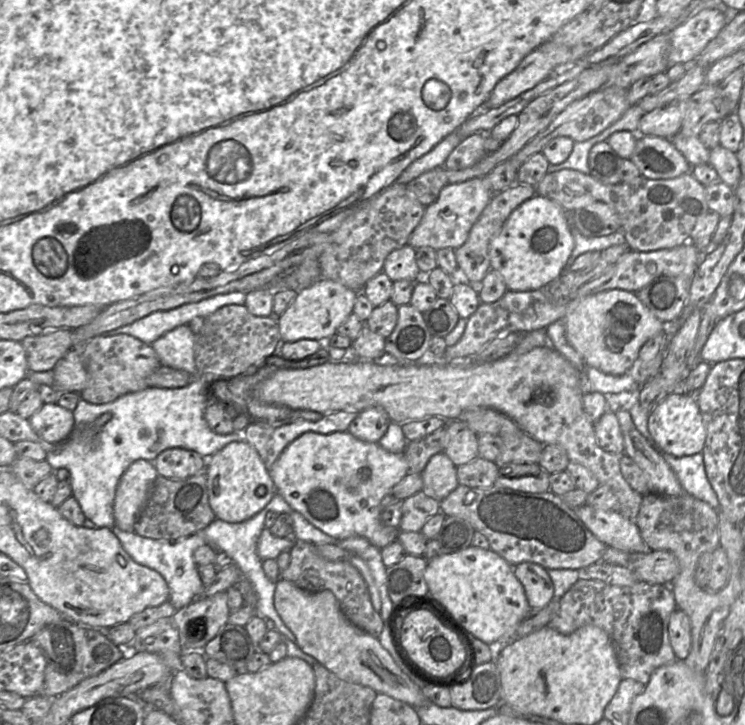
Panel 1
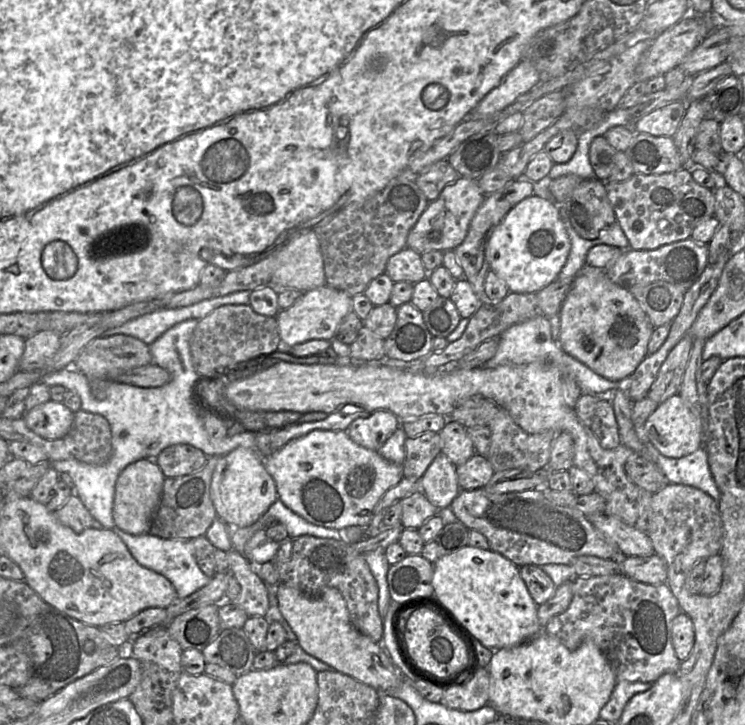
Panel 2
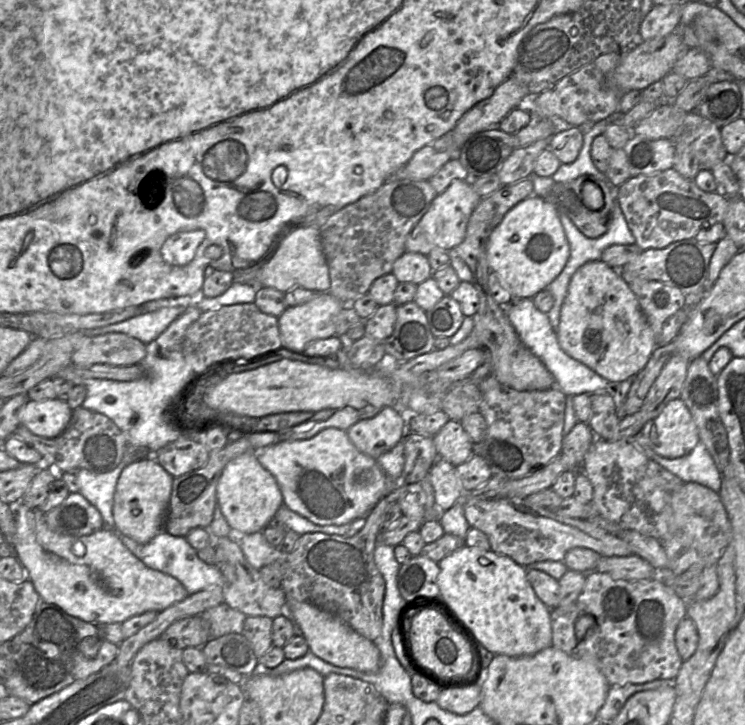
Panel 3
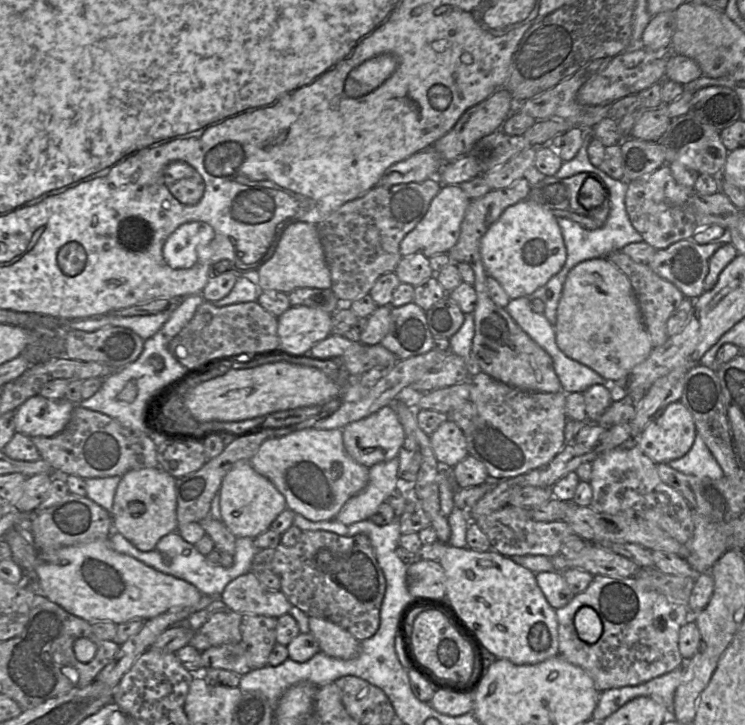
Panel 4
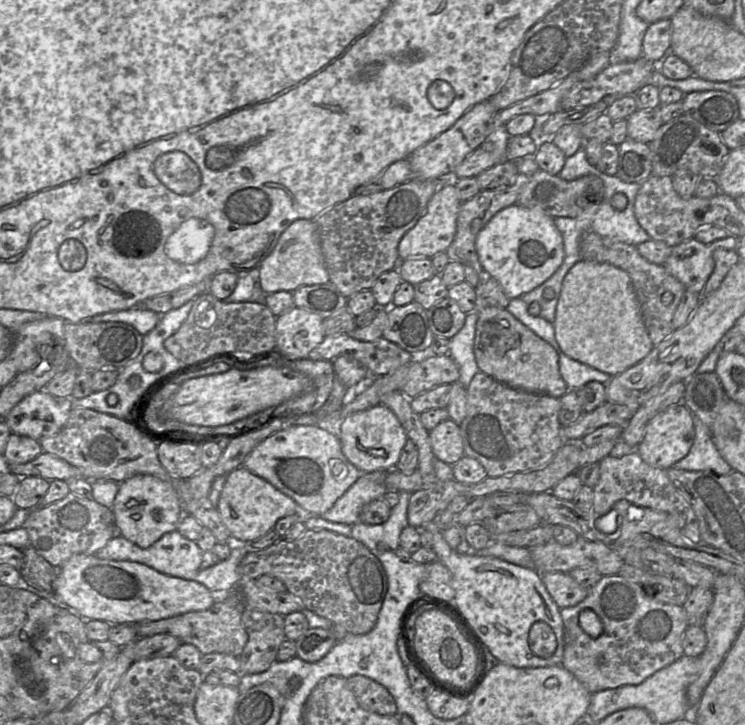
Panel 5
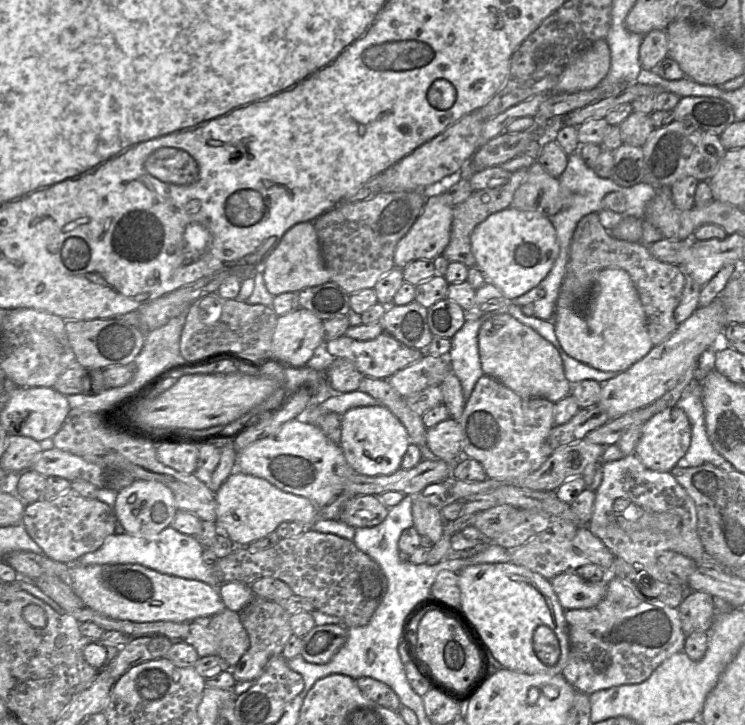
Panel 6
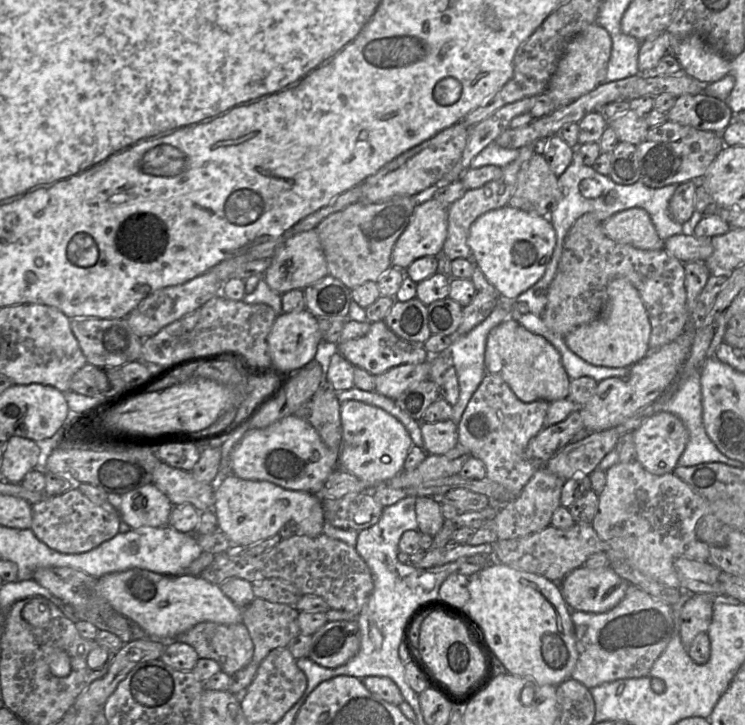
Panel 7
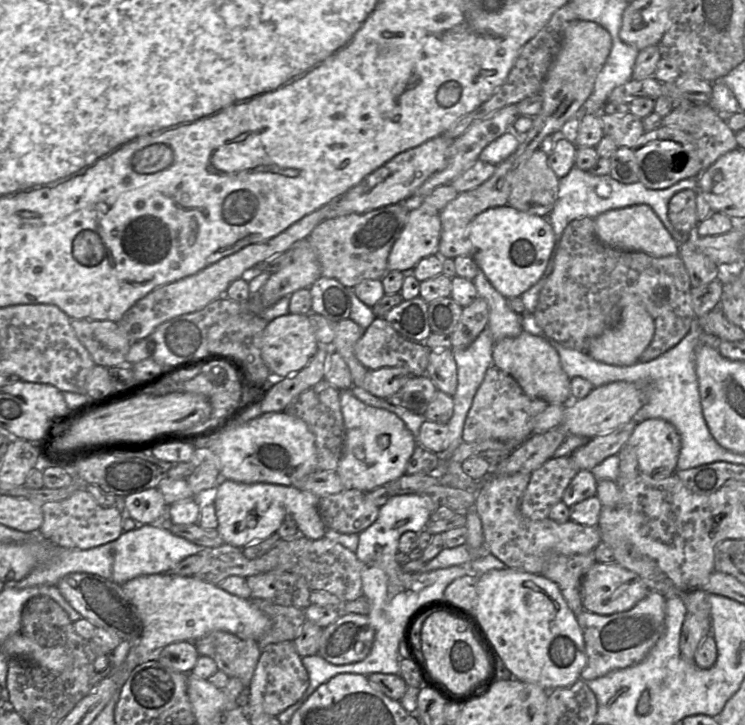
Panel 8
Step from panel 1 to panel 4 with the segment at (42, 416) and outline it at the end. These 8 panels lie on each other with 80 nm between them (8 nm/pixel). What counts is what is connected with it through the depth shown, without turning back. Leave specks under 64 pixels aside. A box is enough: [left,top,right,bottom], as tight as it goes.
[15,394,74,437]

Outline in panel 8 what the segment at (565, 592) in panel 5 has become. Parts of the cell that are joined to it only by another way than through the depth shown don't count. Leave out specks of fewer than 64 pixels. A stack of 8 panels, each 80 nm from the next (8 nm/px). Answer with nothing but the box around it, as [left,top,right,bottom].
[581,563,651,615]

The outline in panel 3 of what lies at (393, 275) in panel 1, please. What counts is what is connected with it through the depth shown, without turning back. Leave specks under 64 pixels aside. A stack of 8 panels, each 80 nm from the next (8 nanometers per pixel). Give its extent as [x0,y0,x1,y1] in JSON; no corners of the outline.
[391,251,433,285]

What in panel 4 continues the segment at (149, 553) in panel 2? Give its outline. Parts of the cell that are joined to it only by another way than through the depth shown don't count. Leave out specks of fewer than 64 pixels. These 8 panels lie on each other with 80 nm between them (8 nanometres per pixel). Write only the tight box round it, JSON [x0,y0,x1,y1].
[109,531,247,596]

